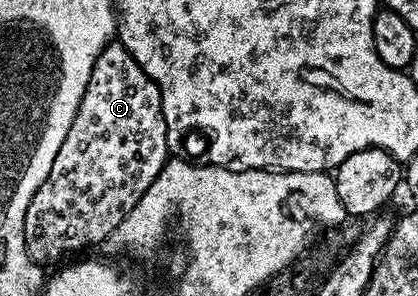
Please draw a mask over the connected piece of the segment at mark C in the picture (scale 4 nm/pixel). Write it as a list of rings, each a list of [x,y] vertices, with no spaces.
[[[113,40],[94,60],[74,124],[70,124],[62,148],[51,155],[52,167],[44,183],[31,191],[32,199],[23,218],[28,254],[35,262],[47,266],[88,246],[105,243],[169,158],[158,84],[142,72],[119,40]]]

